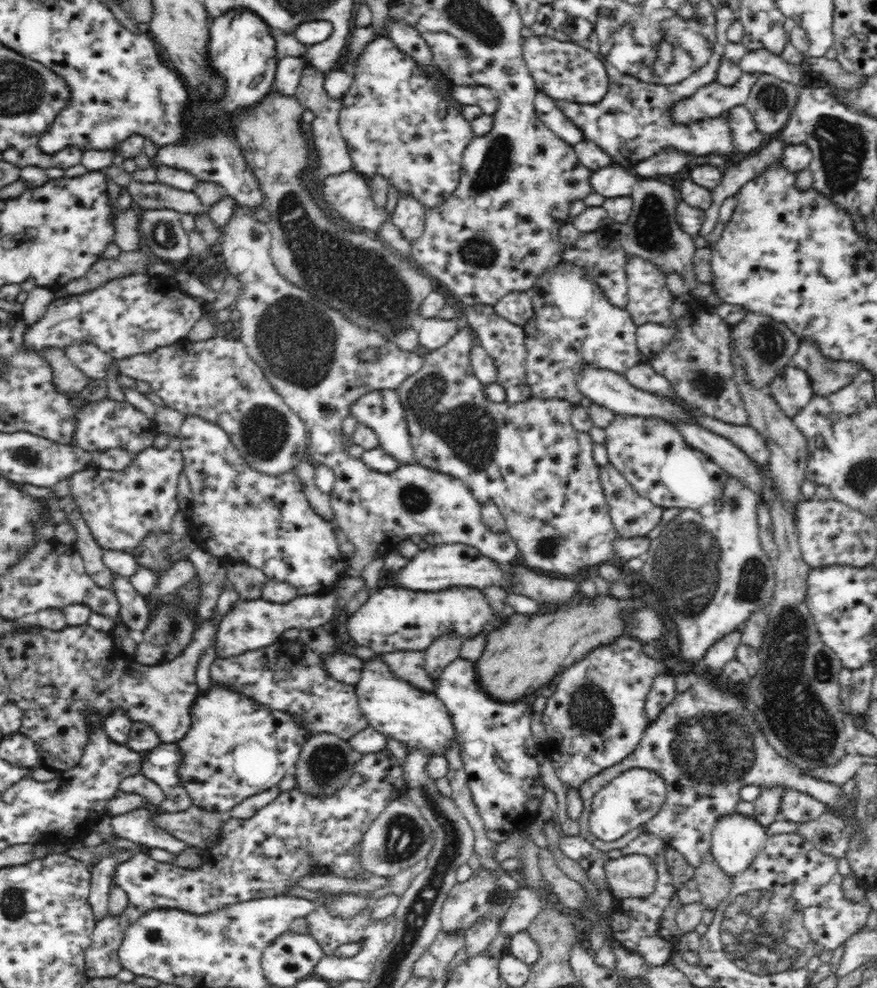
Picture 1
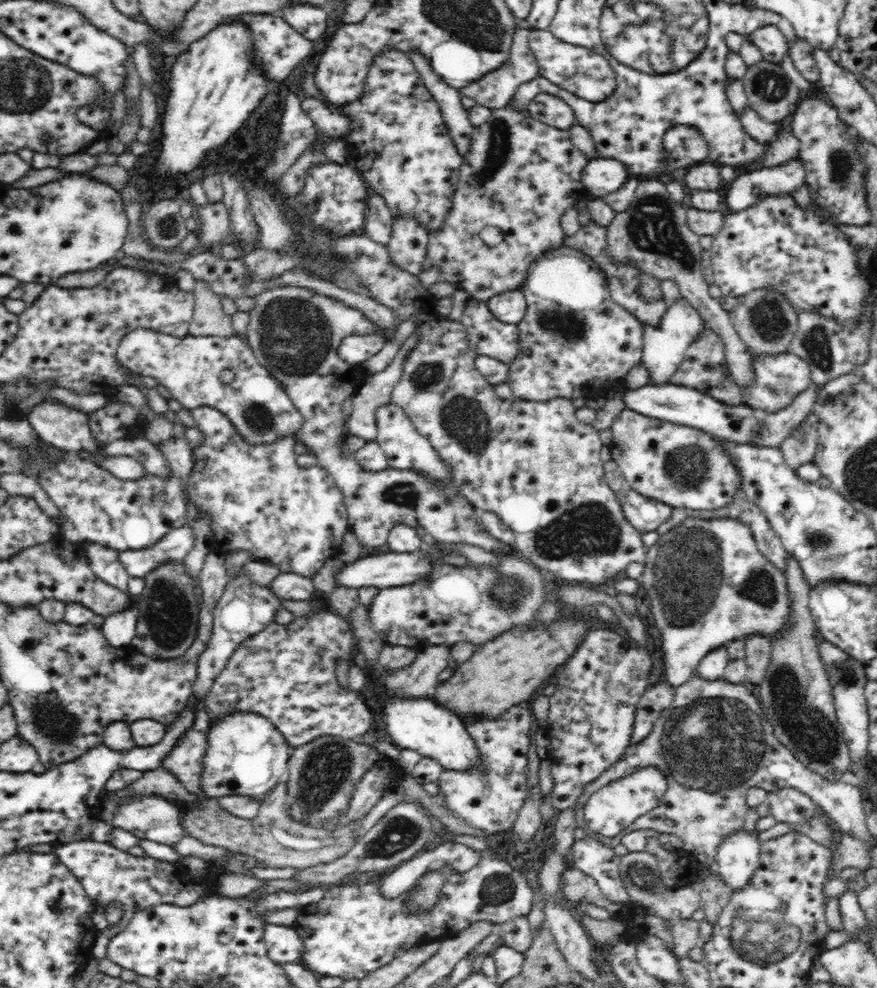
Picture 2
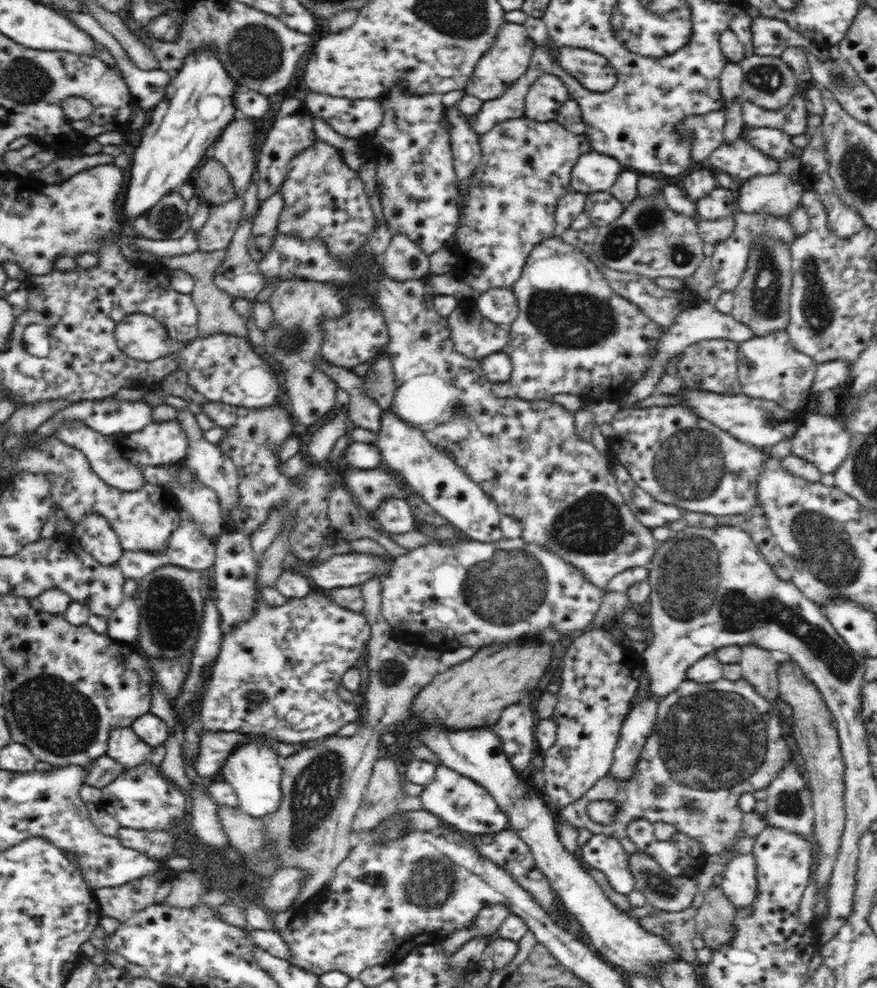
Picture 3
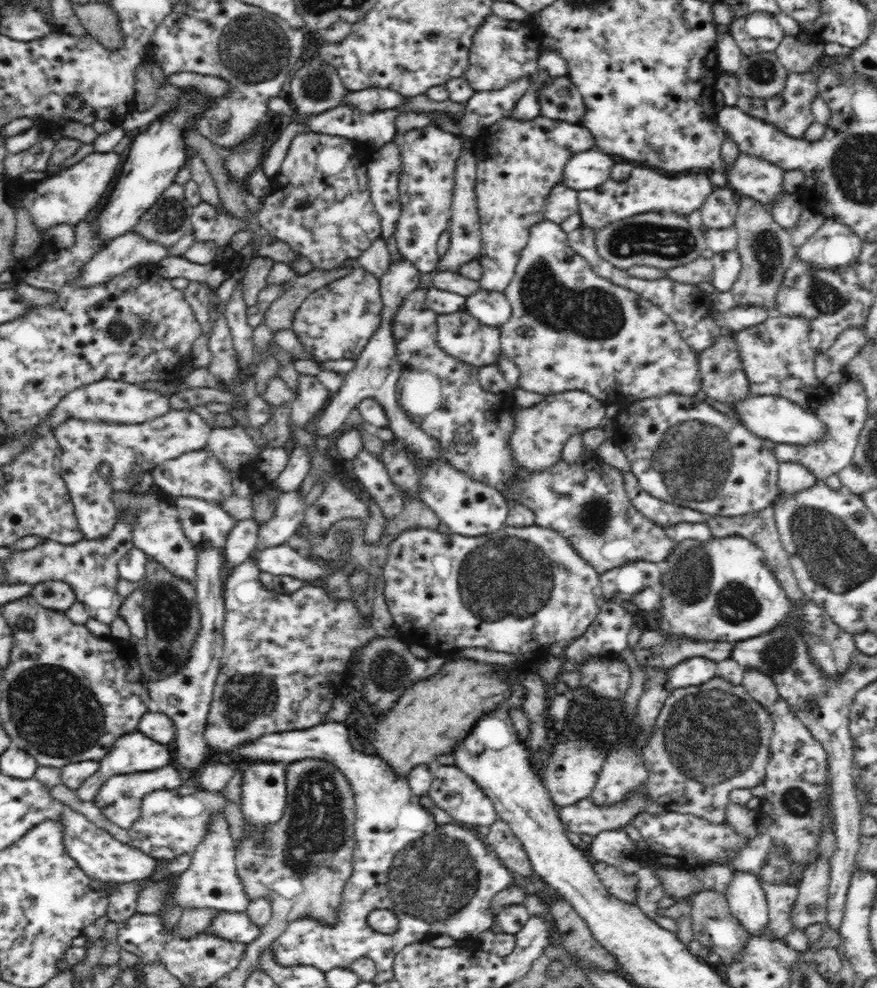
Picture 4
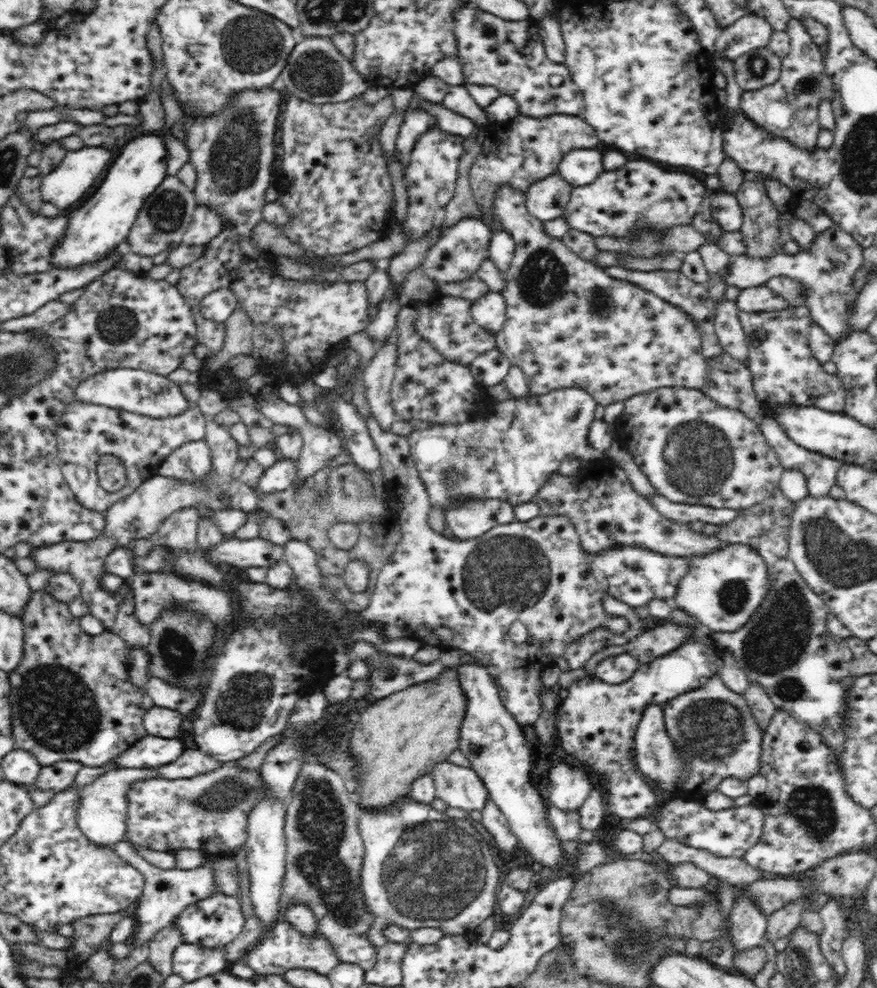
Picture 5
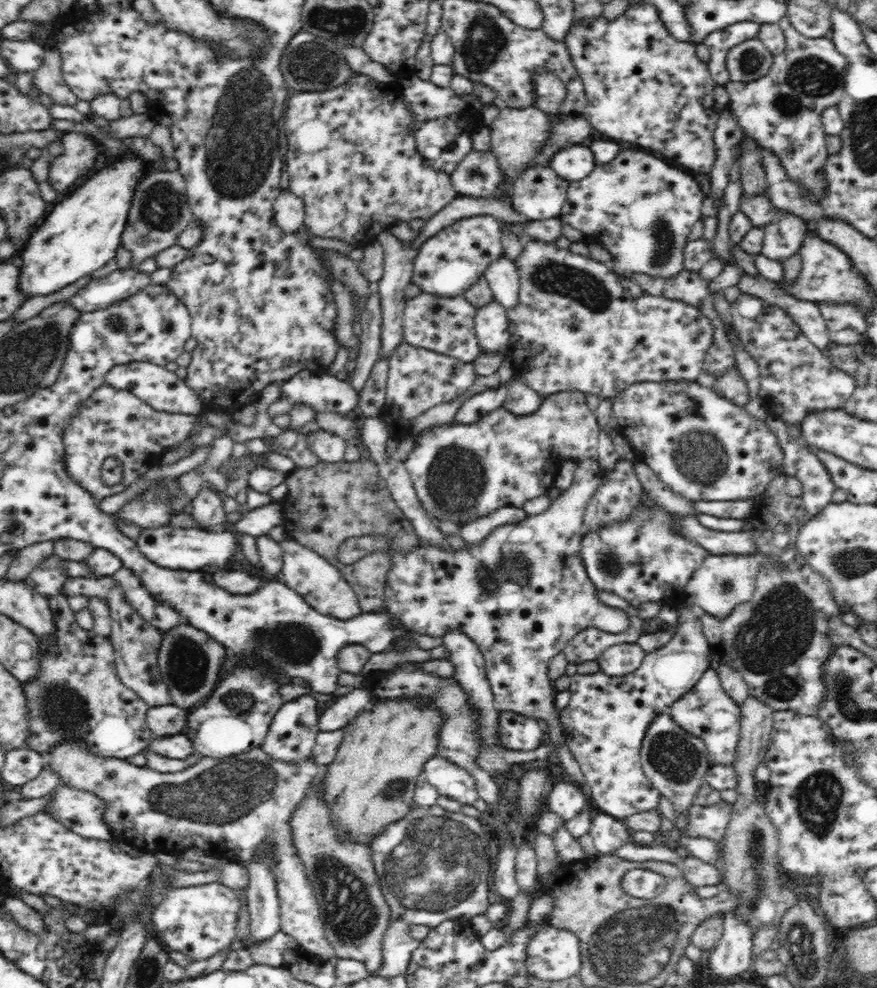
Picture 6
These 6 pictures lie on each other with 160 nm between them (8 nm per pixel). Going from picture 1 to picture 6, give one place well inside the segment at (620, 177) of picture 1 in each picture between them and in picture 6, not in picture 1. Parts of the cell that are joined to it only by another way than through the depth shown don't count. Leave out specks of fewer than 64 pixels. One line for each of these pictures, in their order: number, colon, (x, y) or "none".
2: (601, 176)
3: (593, 172)
4: (586, 170)
5: (580, 167)
6: (573, 163)

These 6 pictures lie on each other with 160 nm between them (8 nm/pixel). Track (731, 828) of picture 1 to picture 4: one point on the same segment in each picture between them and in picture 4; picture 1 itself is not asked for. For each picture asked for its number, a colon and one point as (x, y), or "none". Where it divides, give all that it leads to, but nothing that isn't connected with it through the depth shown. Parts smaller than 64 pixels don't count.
2: (737, 857)
3: (739, 884)
4: (746, 898)

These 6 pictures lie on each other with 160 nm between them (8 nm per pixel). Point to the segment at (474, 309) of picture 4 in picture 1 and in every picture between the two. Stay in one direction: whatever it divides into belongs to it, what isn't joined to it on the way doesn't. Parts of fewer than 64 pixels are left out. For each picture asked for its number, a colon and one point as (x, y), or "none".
1: (517, 307)
2: (509, 307)
3: (500, 306)

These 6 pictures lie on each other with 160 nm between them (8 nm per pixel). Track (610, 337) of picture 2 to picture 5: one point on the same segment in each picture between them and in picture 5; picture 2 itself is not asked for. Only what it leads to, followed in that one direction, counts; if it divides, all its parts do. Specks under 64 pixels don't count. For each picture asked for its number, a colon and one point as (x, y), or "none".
3: (573, 335)
4: (570, 329)
5: (569, 324)

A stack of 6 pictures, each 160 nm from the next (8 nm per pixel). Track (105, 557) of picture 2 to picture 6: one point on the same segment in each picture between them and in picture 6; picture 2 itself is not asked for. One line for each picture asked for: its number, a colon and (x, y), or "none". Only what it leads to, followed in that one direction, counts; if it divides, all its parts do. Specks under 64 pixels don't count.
3: (96, 537)
4: (84, 444)
5: (86, 432)
6: (111, 423)

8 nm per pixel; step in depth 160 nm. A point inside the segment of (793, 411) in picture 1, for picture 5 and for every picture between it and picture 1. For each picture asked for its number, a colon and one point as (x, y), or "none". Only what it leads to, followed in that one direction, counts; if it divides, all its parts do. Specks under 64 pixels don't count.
2: (779, 379)
3: (769, 367)
4: (776, 355)
5: (784, 372)

